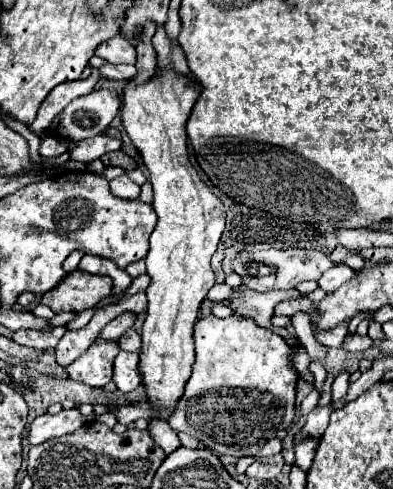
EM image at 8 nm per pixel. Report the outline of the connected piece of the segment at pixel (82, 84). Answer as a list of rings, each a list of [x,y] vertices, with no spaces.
[[[93,69],[93,73],[87,79],[77,79],[77,81],[67,81],[61,83],[59,87],[55,87],[51,91],[51,95],[45,97],[45,101],[39,107],[39,113],[33,121],[33,131],[35,133],[43,133],[43,129],[49,127],[49,123],[53,121],[53,117],[60,113],[75,97],[87,95],[95,89],[97,81],[99,81],[99,71]]]

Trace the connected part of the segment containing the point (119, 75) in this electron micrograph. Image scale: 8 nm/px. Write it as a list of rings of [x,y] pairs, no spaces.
[[[105,63],[99,71],[101,71],[103,77],[115,79],[115,81],[121,81],[121,83],[131,81],[137,75],[135,65],[111,65],[111,63]]]

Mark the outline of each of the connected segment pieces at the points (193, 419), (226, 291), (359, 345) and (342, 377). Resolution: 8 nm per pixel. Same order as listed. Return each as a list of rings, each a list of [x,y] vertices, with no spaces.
[[[215,315],[203,317],[195,323],[195,365],[183,397],[175,411],[171,411],[171,419],[167,423],[175,431],[185,431],[199,439],[205,447],[233,457],[255,457],[263,443],[277,435],[277,429],[289,429],[295,419],[295,395],[299,373],[291,363],[291,345],[277,333],[265,331],[251,319],[231,315],[219,319]]]
[[[221,283],[221,285],[215,285],[209,293],[207,293],[207,299],[217,299],[217,301],[223,301],[223,299],[229,299],[229,295],[233,295],[235,291],[229,287],[229,285],[225,285],[225,283]]]
[[[358,334],[346,335],[342,344],[342,349],[346,351],[365,351],[372,345],[372,340],[366,336],[360,336]]]
[[[343,371],[333,381],[333,403],[343,401],[347,397],[347,391],[349,391],[349,373]]]

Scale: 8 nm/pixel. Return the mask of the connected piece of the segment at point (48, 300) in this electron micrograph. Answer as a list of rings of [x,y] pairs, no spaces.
[[[73,271],[65,275],[65,279],[47,291],[41,299],[43,305],[47,305],[51,311],[85,311],[99,303],[103,297],[111,293],[111,279],[101,275],[91,275],[83,271]]]

